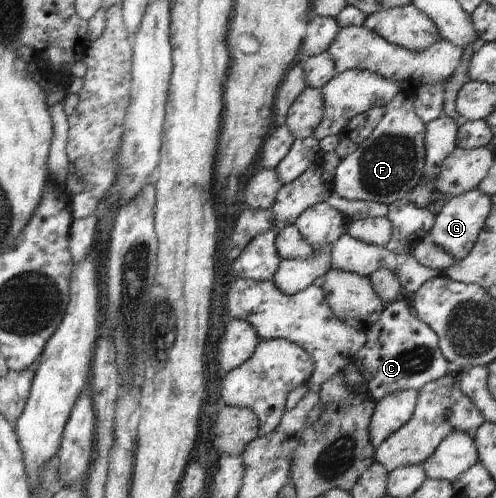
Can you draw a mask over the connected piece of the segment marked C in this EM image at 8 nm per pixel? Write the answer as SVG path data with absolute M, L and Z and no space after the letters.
M401 298L387 304L377 323L370 325L364 334L367 341L355 353L353 363L365 379L367 396L374 400L405 389L421 391L423 385L454 370L439 349L435 331L414 316Z

